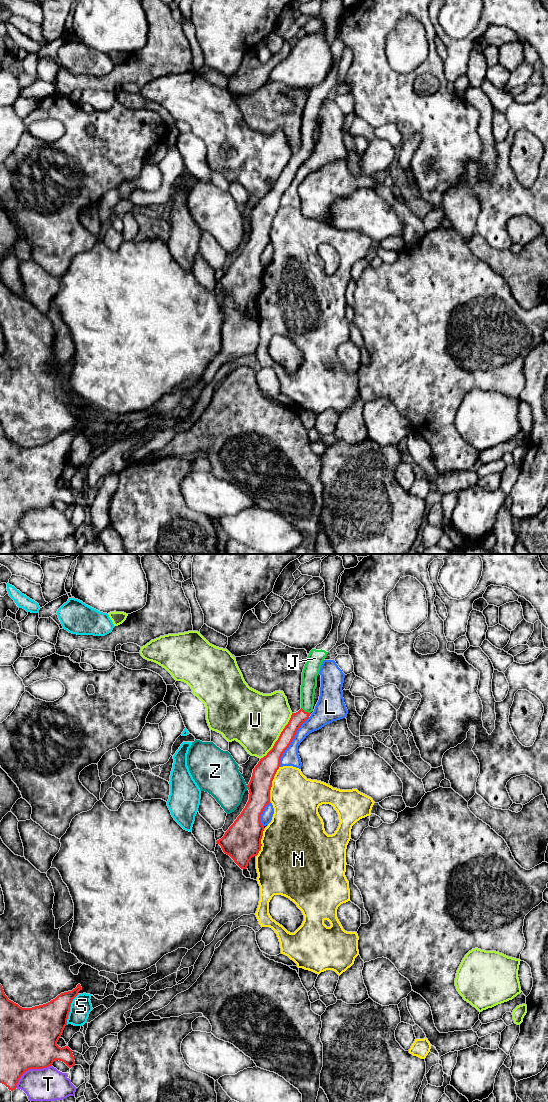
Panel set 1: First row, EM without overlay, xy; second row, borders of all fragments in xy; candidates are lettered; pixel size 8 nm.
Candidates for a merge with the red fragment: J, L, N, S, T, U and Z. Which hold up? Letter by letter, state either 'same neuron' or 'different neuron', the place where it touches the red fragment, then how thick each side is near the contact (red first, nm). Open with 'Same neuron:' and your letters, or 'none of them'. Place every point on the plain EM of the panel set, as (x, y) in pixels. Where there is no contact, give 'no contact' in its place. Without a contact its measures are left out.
Same neuron: J
J: same neuron; meets red in xy at (304, 151); 110 nm thick on the red side, 130 nm on the other
L: different neuron; meets red in xy at (291, 181); 150 nm thick on the red side, 140 nm on the other
N: different neuron; meets red in xy at (271, 224); 180 nm thick on the red side, 380 nm on the other
S: different neuron; meets red in xy at (69, 449); 320 nm thick on the red side, 170 nm on the other
T: different neuron; meets red in xy at (30, 508); 460 nm thick on the red side, 280 nm on the other
U: different neuron; meets red in xy at (279, 177); 160 nm thick on the red side, 440 nm on the other
Z: different neuron; meets red in xy at (247, 226); 180 nm thick on the red side, 320 nm on the other

